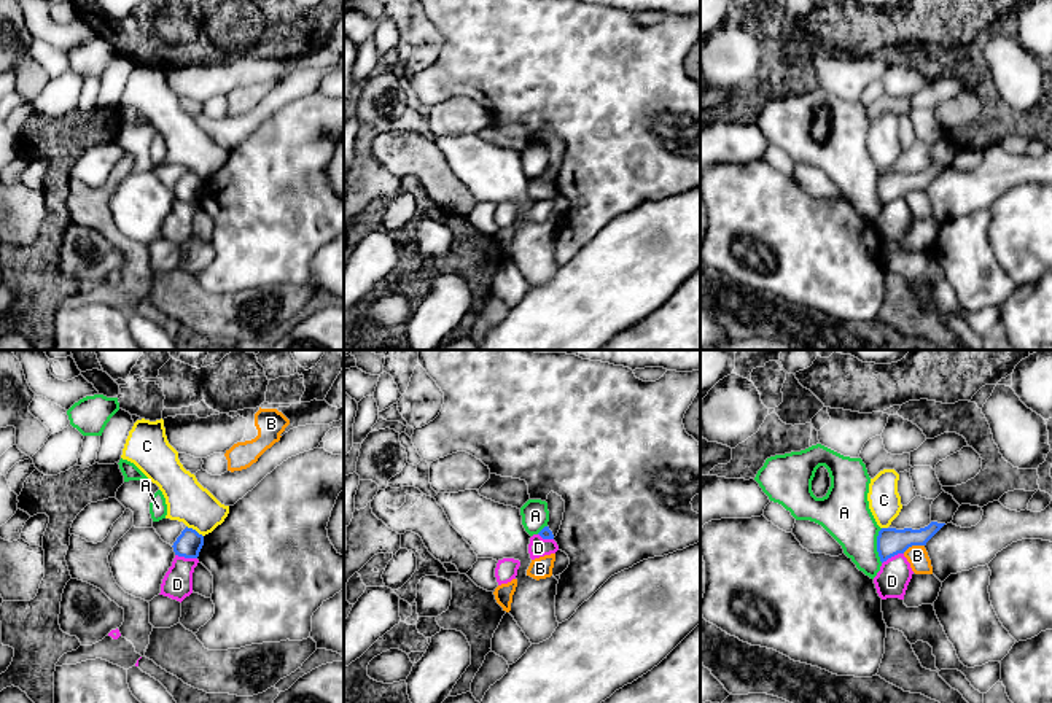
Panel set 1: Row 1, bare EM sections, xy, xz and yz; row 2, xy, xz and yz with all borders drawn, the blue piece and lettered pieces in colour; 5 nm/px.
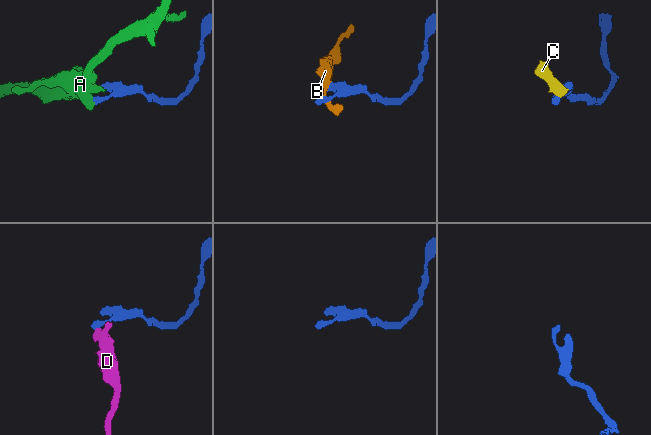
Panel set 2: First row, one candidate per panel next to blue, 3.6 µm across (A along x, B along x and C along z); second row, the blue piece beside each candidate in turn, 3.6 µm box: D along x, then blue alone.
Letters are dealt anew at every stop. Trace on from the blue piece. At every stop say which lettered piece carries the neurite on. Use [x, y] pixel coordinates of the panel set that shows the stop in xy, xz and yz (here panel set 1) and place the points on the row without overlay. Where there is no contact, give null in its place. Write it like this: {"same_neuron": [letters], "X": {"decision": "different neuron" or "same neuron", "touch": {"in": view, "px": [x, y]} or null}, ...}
{"same_neuron": [], "A": {"decision": "different neuron", "touch": {"in": "yz", "px": [877, 190]}}, "B": {"decision": "different neuron", "touch": {"in": "yz", "px": [912, 188]}}, "C": {"decision": "different neuron", "touch": {"in": "xy", "px": [194, 174]}}, "D": {"decision": "different neuron", "touch": {"in": "xy", "px": [187, 201]}}}

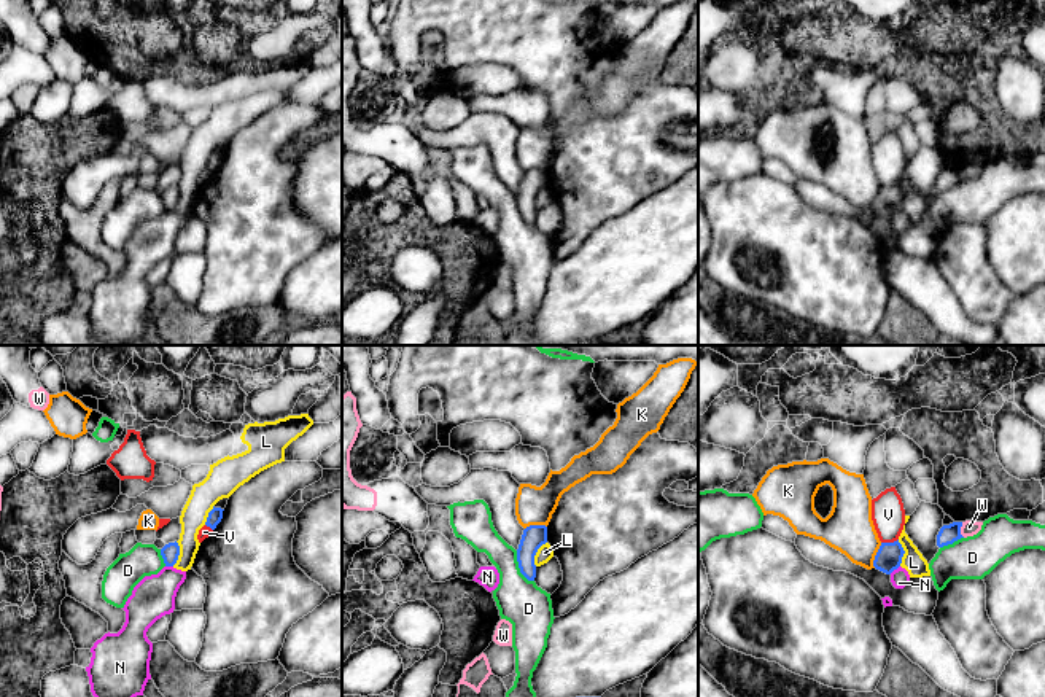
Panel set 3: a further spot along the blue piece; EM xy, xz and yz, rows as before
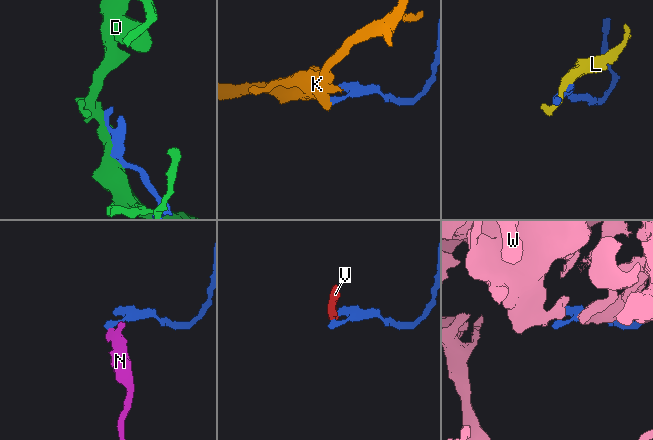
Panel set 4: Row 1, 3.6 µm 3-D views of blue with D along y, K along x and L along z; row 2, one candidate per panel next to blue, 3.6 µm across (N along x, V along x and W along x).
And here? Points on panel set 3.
{"same_neuron": [], "D": {"decision": "different neuron", "touch": {"in": "xz", "px": [519, 210]}}, "K": {"decision": "different neuron", "touch": {"in": "yz", "px": [875, 199]}}, "L": {"decision": "different neuron", "touch": {"in": "yz", "px": [904, 196]}}, "N": {"decision": "different neuron", "touch": {"in": "yz", "px": [894, 212]}}, "V": {"decision": "different neuron", "touch": {"in": "yz", "px": [889, 186]}}, "W": {"decision": "different neuron", "touch": {"in": "yz", "px": [959, 174]}}}

